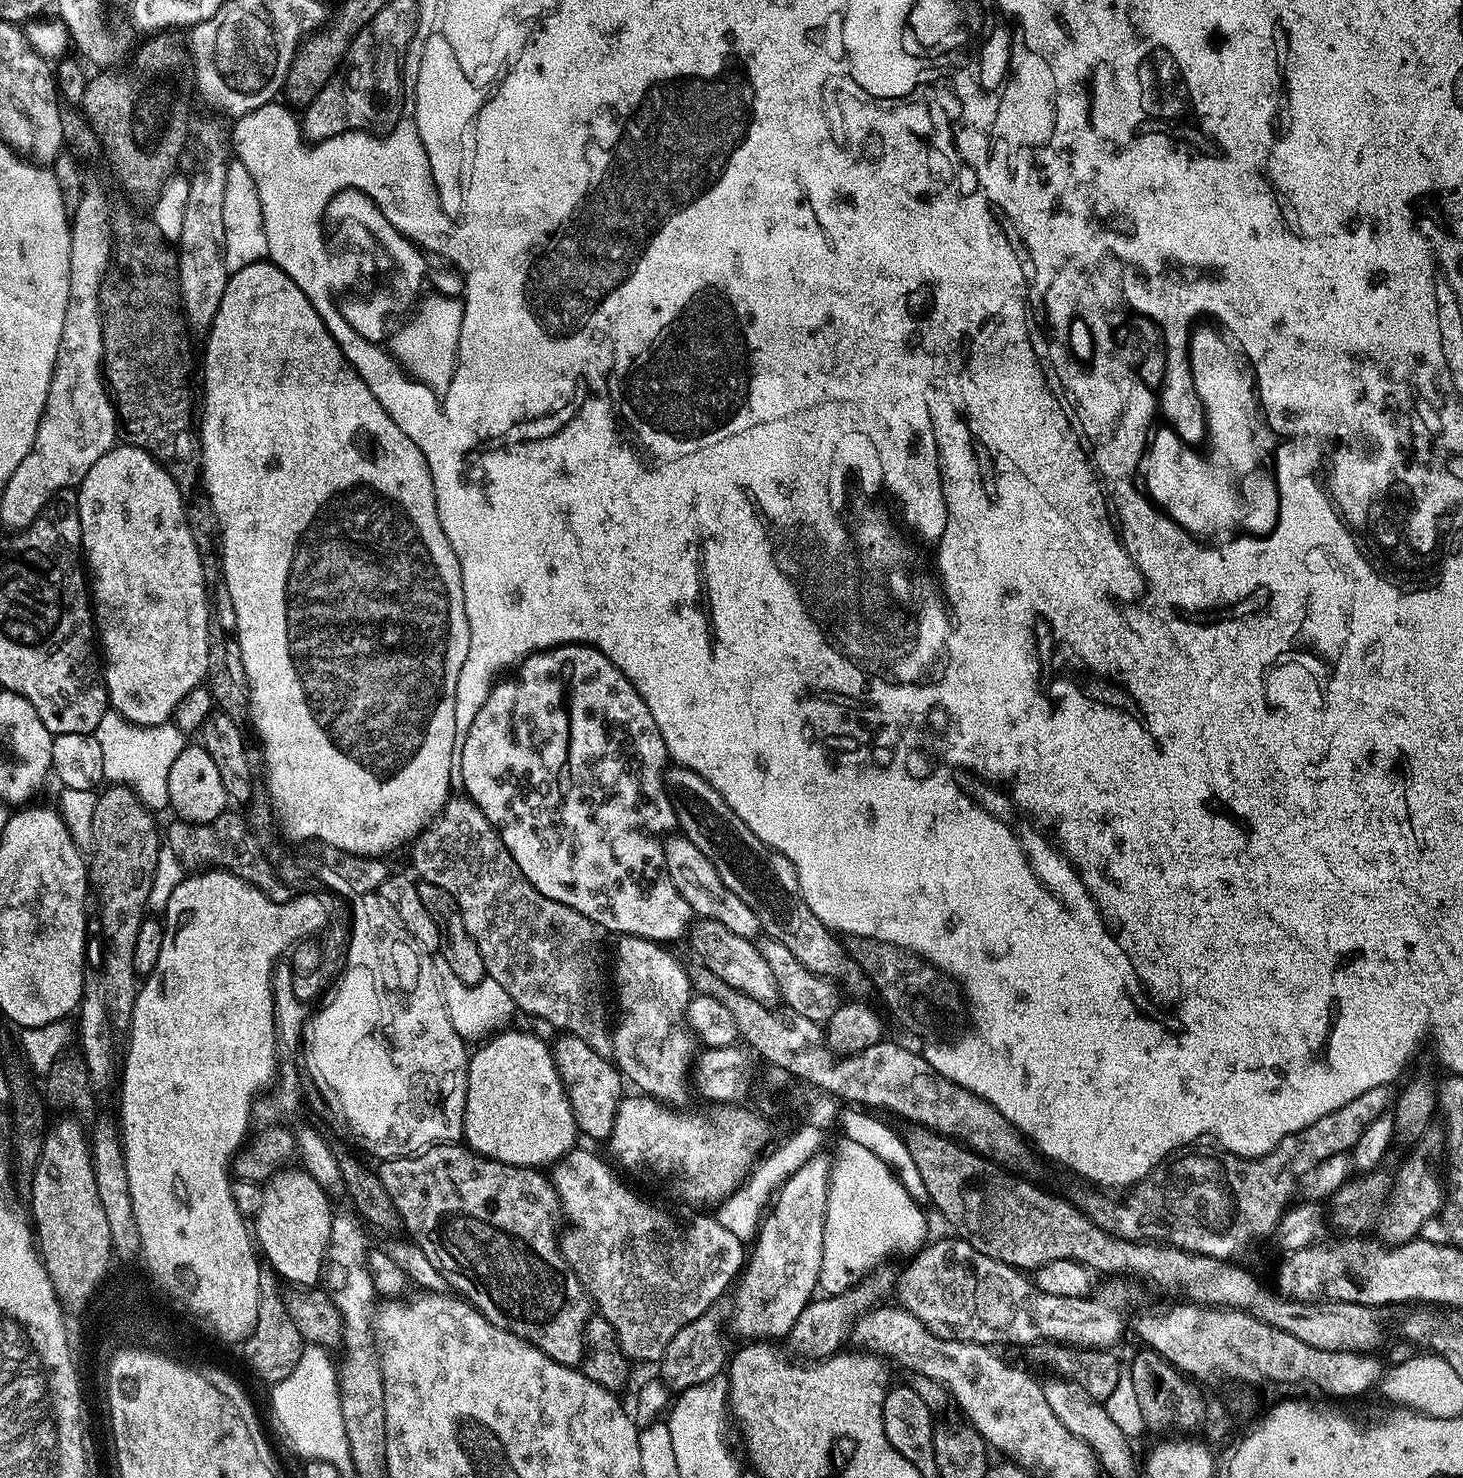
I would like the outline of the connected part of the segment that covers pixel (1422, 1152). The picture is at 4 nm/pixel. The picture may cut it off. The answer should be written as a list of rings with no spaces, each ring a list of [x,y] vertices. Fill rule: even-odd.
[[[1436,1126],[1429,1128],[1428,1133],[1420,1137],[1419,1143],[1411,1152],[1404,1165],[1394,1172],[1388,1201],[1381,1209],[1374,1227],[1377,1233],[1380,1231],[1379,1239],[1388,1246],[1417,1239],[1423,1233],[1420,1231],[1423,1230],[1424,1223],[1435,1212],[1437,1215],[1443,1209],[1446,1199],[1446,1188],[1442,1183],[1442,1161],[1446,1156],[1446,1144],[1442,1139],[1441,1129]]]

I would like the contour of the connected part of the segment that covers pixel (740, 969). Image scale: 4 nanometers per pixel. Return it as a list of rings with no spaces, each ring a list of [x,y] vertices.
[[[703,917],[691,925],[689,938],[695,952],[704,958],[703,963],[706,967],[732,988],[765,1002],[777,999],[776,983],[770,966],[766,966],[766,958],[762,958],[759,947],[749,937],[734,934],[734,930],[728,930],[722,922]]]

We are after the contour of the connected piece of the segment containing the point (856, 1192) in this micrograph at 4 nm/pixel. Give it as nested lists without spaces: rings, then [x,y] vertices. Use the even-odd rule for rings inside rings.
[[[837,1140],[836,1153],[830,1156],[819,1282],[828,1294],[850,1290],[881,1267],[887,1256],[895,1252],[915,1254],[929,1239],[923,1207],[904,1189],[888,1164],[858,1142]]]

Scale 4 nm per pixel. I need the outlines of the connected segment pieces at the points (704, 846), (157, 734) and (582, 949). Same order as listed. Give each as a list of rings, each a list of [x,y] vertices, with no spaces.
[[[672,766],[665,771],[664,789],[668,791],[672,799],[672,809],[676,811],[676,823],[679,831],[718,870],[722,882],[758,918],[763,935],[765,937],[782,942],[802,966],[806,966],[812,972],[820,976],[827,976],[833,981],[845,984],[848,988],[856,988],[860,983],[865,983],[866,973],[857,964],[856,959],[848,955],[847,947],[840,944],[837,933],[826,927],[820,919],[810,910],[806,898],[800,889],[796,867],[790,862],[790,858],[781,852],[774,852],[767,844],[764,844],[756,837],[754,830],[730,810],[730,806],[694,770],[681,766]]]
[[[109,710],[104,713],[96,735],[102,748],[104,778],[115,785],[131,788],[149,811],[167,809],[170,769],[186,746],[185,733],[171,722],[139,725]]]
[[[467,795],[457,796],[460,796],[457,800],[456,797],[449,799],[444,811],[411,841],[411,871],[425,885],[428,883],[436,888],[445,888],[452,895],[449,896],[451,903],[462,914],[462,922],[482,954],[487,979],[498,982],[506,994],[510,994],[513,1005],[519,1011],[521,1008],[560,1028],[556,1030],[582,1038],[599,1052],[611,1053],[612,1032],[610,1020],[608,1024],[608,1016],[604,1013],[604,968],[600,965],[596,925],[590,918],[578,914],[578,910],[562,906],[562,902],[546,898],[534,886],[530,886],[486,814],[482,814],[480,807]]]

